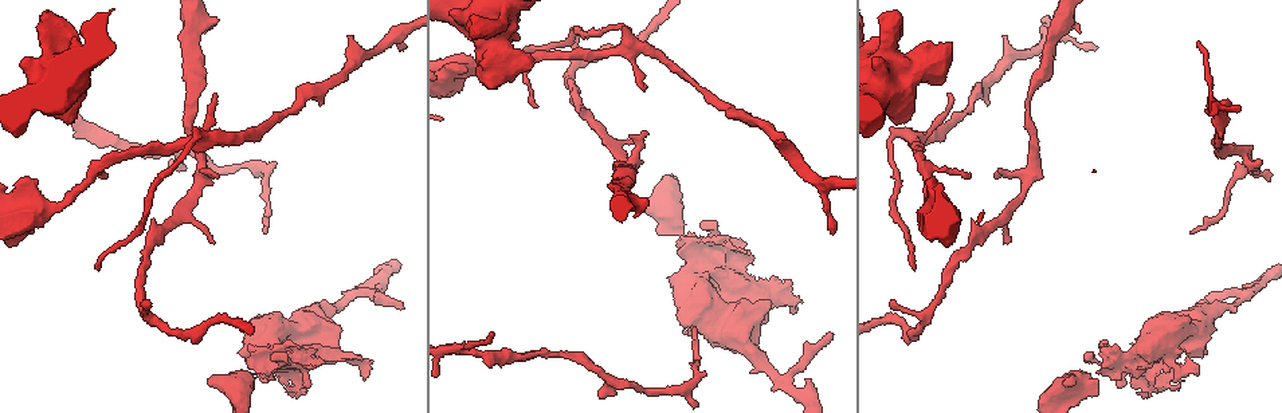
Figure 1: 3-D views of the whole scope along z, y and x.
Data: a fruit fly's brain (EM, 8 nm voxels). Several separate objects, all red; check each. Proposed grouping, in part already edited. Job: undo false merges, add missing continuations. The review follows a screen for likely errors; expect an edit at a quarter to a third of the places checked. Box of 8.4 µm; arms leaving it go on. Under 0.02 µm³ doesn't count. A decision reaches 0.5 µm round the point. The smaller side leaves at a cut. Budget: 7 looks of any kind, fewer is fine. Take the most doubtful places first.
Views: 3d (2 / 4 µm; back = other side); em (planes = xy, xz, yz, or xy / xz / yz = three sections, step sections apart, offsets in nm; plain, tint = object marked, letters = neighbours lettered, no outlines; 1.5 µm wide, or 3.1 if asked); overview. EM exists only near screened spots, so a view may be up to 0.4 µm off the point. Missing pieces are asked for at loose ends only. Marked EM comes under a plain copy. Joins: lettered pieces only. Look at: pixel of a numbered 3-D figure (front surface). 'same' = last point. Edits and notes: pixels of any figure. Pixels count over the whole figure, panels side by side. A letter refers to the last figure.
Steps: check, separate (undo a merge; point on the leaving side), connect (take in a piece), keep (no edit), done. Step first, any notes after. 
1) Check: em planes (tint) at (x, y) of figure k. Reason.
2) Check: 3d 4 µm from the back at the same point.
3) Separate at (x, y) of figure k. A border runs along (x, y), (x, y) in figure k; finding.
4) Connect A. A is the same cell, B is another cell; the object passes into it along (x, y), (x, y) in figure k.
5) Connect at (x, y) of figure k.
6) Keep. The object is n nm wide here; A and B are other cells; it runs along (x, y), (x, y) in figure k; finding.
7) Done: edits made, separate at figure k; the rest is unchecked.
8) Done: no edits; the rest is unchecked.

Check: 3d 2 µm from the back at (1080, 31) of figure 1. An open end.

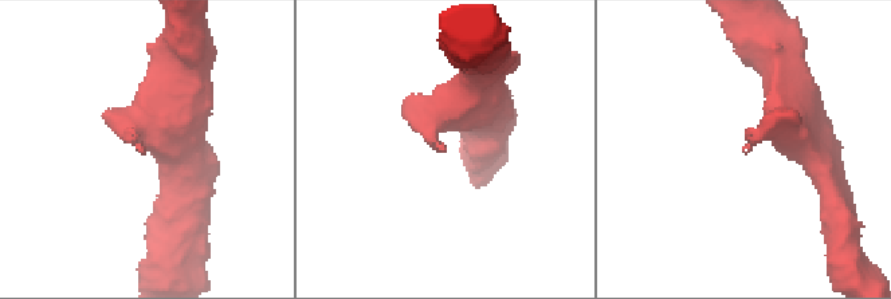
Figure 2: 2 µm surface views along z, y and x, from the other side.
Check: em xz step 8 (tint) at (439, 148) of figure 2. The arms are 240, 380 nm wide; shape alone is not enough.

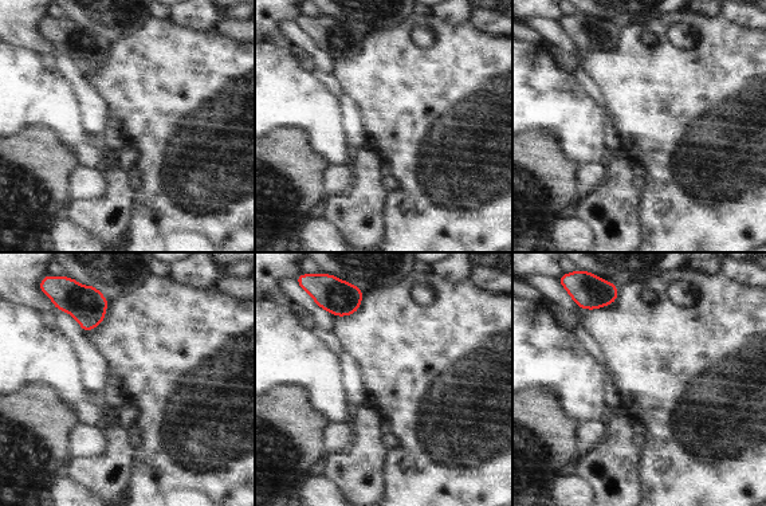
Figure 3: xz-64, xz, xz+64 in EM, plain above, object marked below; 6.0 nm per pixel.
Check: em xz step 8 (letters) at the same point.

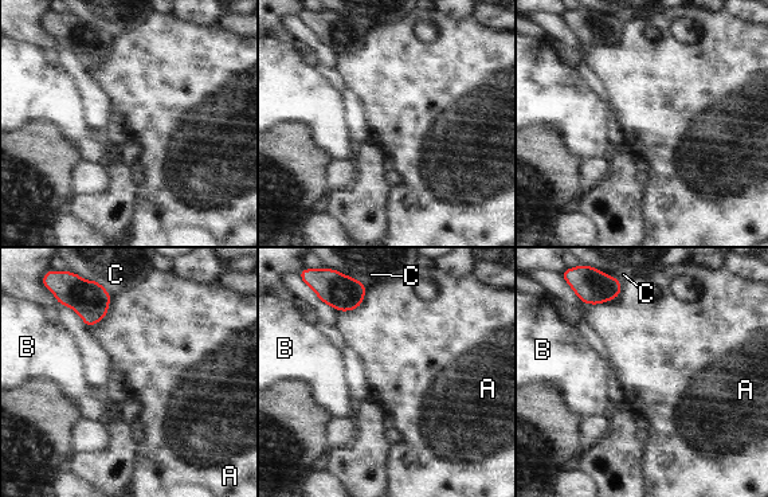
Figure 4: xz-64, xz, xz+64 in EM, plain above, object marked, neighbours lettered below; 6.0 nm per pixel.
Keep. A, B and C are other cells; a border runs along (112, 296), (108, 313), (86, 328) in figure 4; no lettered piece goes on from it.

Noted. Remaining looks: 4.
Check: 3d 4 µm at (68, 124) of figure 1. Stops while still wide.

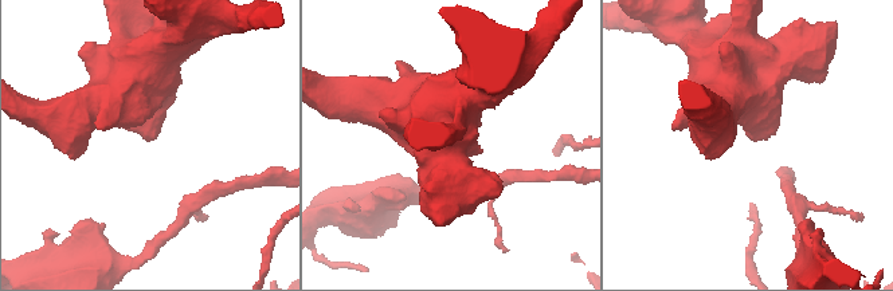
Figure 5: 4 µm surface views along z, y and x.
Check: em xy step 4 (tint) at (154, 138) of figure 5.

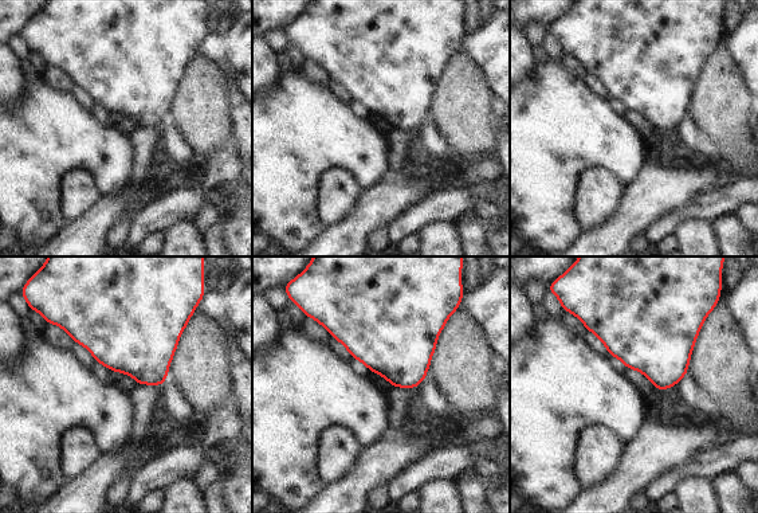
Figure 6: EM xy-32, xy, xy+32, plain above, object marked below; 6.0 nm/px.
Check: em planes (letters) at the same point.

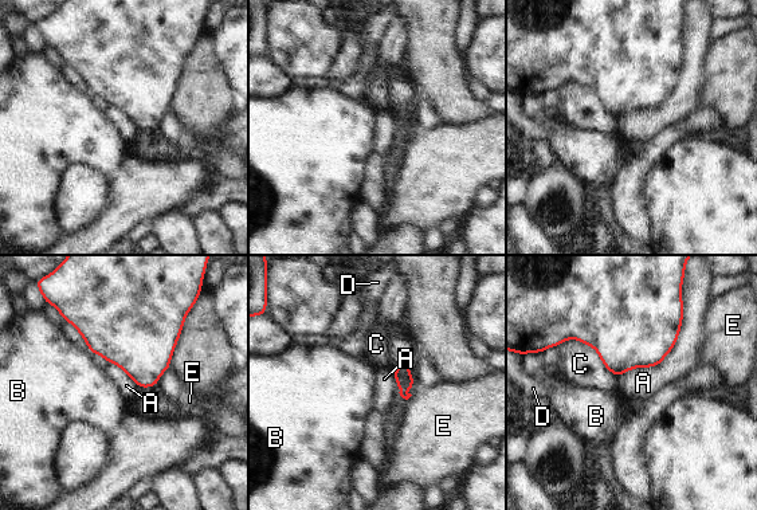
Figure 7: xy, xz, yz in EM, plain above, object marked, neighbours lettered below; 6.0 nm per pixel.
Keep. A, B, C, D and E are other cells; none of them fits.

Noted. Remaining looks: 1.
Check: em yz step 8 (letters) at (217, 177) of figure 1. Branch stops here.

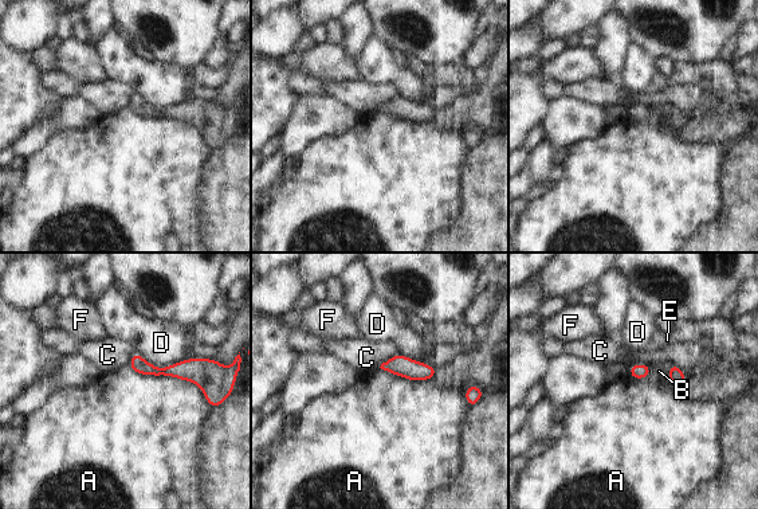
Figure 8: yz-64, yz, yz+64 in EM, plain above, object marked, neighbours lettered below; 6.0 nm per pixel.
Keep. The object is 100 nm wide here; the longest contact is with A, 550 nm; A, B, C, D, E and F are other cells; no lettered piece goes on from it.

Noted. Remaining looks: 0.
Done: no edits; the rest is unchecked.

